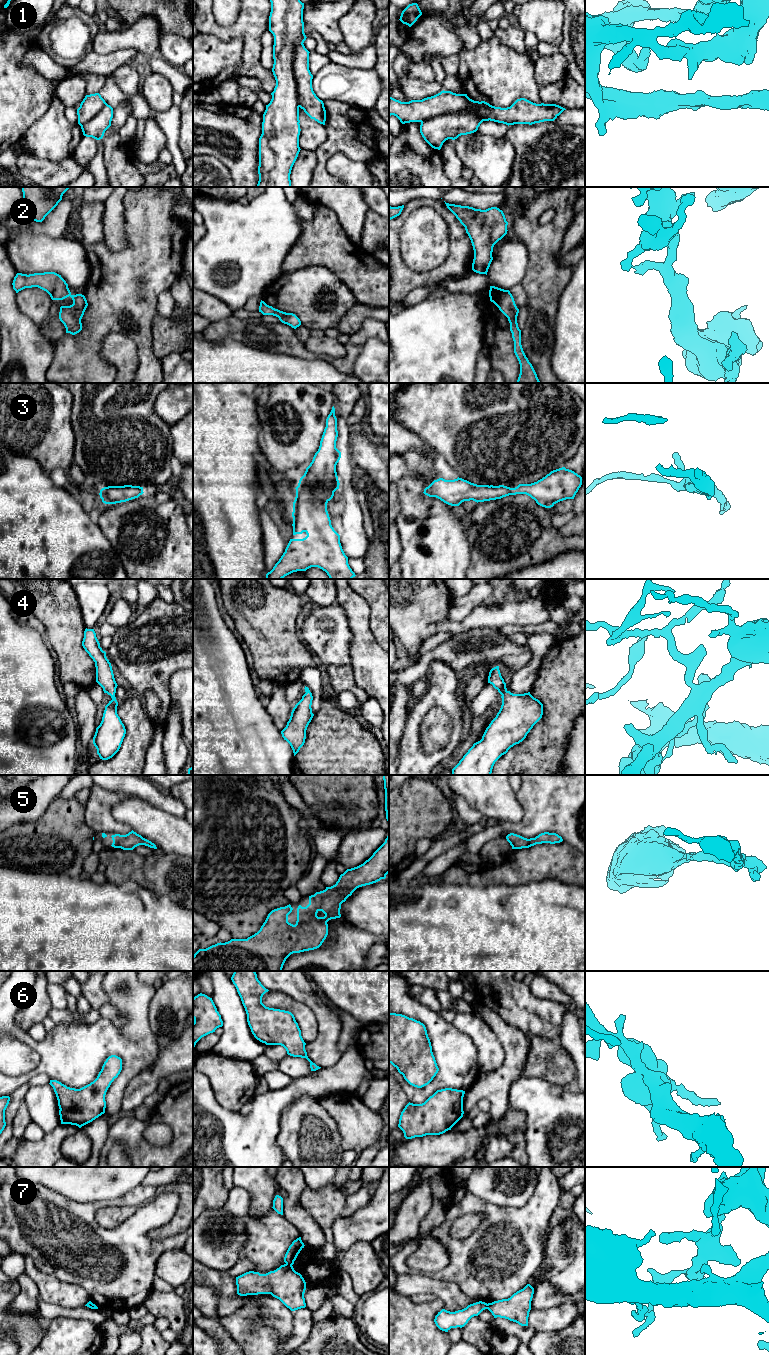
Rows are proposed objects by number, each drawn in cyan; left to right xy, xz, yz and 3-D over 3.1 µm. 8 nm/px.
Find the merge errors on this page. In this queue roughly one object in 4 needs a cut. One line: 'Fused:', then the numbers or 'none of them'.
Fused: 7

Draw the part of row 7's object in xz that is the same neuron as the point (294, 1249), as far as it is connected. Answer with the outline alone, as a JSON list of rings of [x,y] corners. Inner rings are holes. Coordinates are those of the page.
[[[301,1237],[297,1238],[292,1242],[292,1244],[289,1246],[285,1257],[284,1262],[288,1265],[293,1265],[294,1261],[296,1260],[298,1254],[300,1251],[304,1248],[304,1243],[301,1240]]]

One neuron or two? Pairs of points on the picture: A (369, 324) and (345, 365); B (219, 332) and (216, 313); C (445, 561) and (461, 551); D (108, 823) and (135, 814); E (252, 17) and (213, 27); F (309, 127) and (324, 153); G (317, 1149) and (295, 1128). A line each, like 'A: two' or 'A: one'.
A: one
B: two
C: one
D: two
E: one
F: two
G: one

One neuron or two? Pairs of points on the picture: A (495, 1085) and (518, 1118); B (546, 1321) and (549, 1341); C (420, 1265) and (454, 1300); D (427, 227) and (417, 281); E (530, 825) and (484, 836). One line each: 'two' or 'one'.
A: two
B: two
C: two
D: two
E: one

